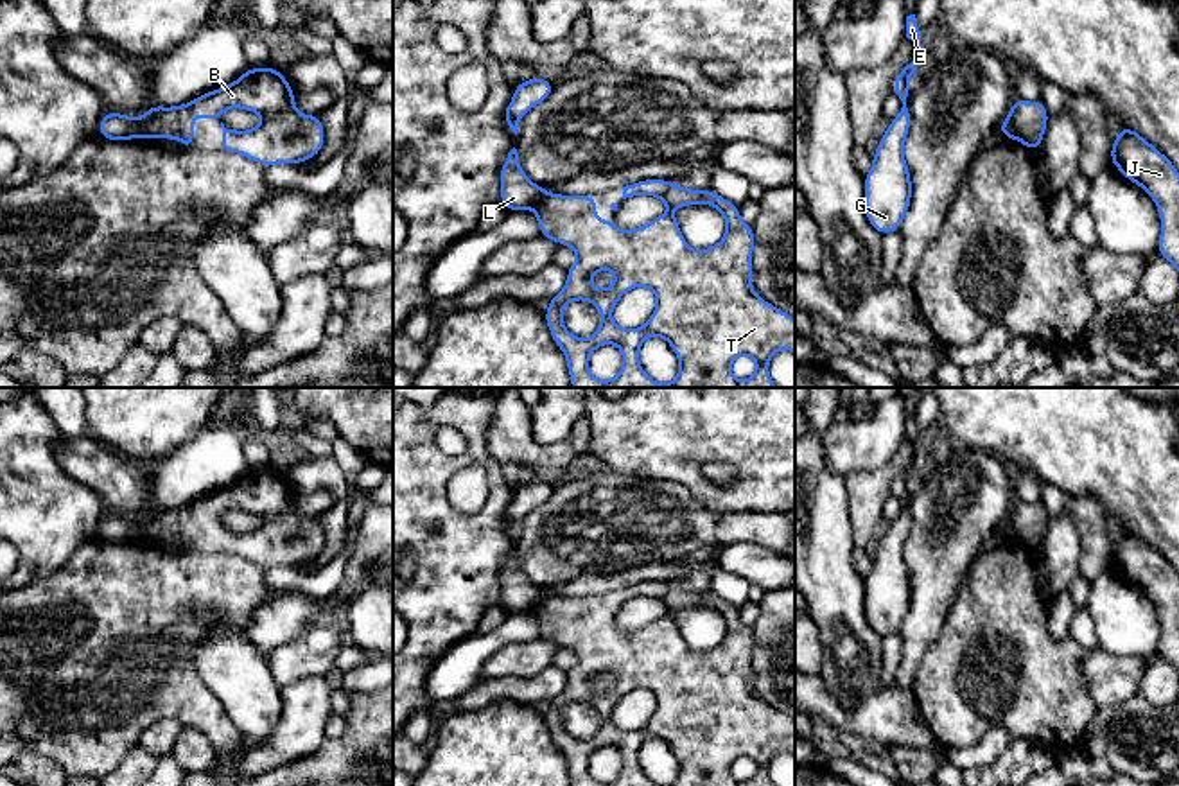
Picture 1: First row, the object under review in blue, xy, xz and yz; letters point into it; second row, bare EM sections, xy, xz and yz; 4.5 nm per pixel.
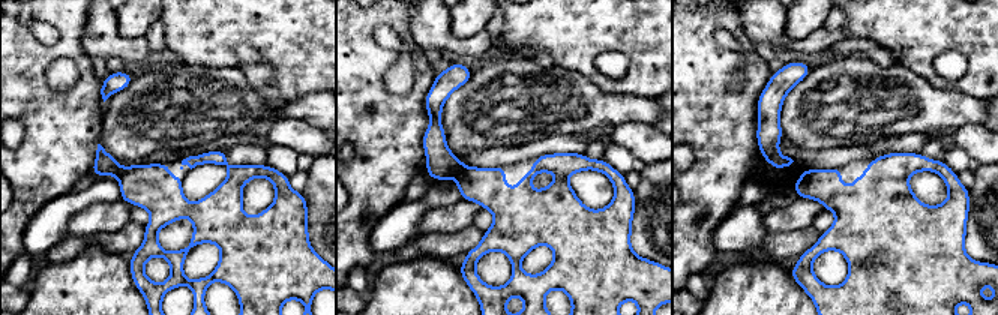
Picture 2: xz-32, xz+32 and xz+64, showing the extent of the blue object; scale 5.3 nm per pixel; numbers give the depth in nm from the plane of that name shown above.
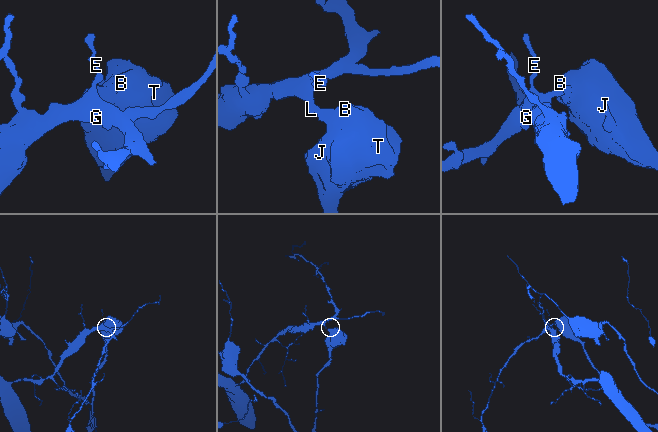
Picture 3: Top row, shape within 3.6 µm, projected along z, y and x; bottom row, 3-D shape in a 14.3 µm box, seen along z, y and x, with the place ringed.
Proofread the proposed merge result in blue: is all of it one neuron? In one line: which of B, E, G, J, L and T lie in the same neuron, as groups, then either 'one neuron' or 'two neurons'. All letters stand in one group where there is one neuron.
B J T / E G L; two neurons

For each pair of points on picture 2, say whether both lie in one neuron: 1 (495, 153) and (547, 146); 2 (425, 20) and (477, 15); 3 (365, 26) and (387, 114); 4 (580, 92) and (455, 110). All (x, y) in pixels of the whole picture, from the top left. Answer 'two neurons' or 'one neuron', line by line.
1: one neuron
2: two neurons
3: one neuron
4: one neuron

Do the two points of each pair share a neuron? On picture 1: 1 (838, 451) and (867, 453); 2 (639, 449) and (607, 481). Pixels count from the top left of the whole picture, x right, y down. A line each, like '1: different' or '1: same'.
1: same
2: different

